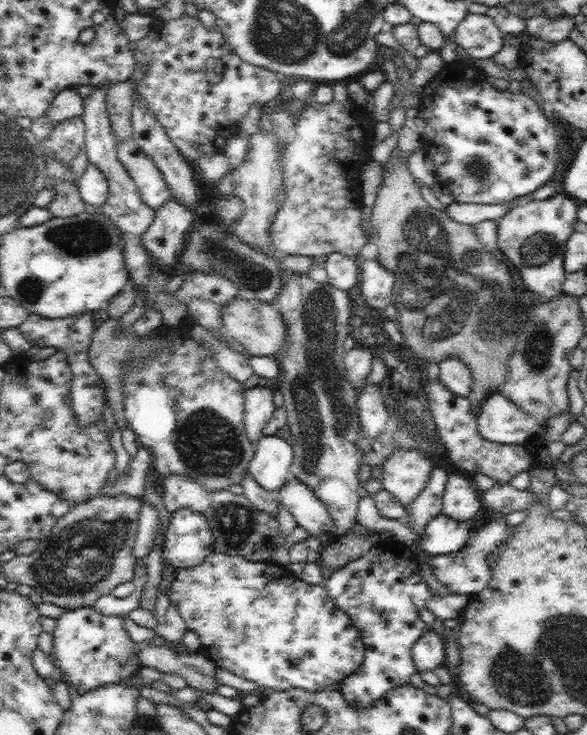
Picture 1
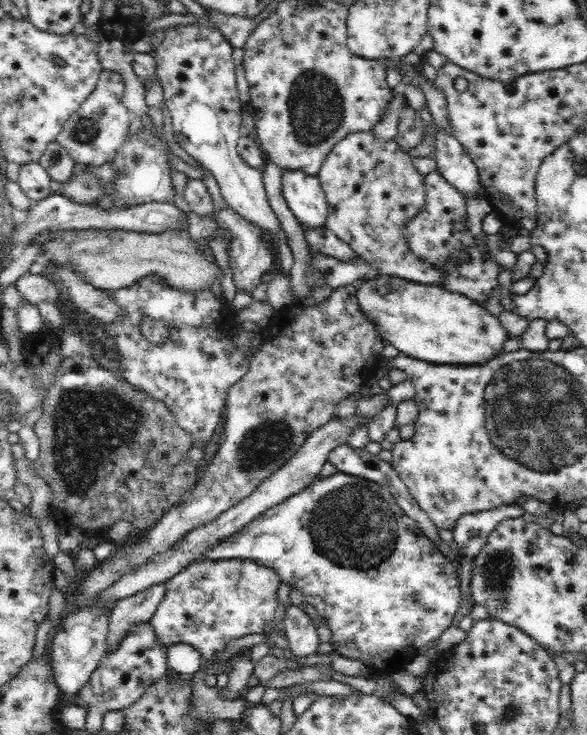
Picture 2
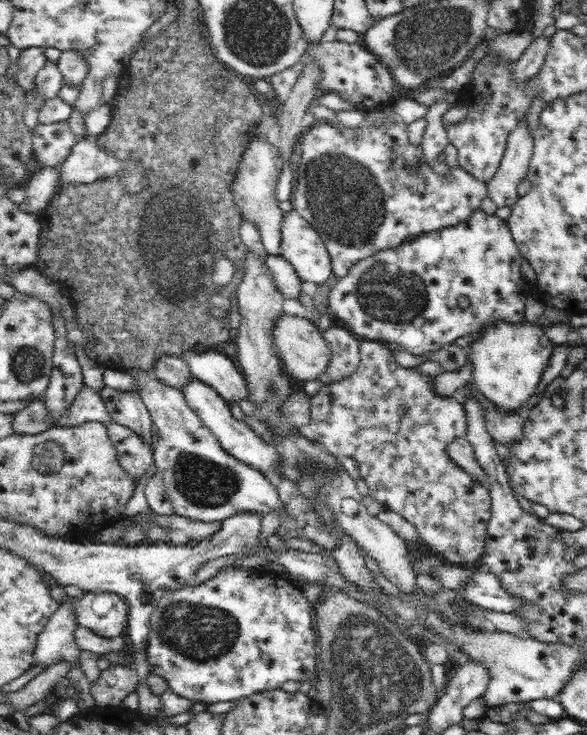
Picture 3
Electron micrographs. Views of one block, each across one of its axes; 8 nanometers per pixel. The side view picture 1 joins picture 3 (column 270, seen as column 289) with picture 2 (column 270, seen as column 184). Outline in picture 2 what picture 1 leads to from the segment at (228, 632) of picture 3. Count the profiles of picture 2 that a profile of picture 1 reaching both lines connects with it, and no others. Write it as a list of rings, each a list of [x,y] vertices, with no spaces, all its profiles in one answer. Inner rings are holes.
[[[198,560],[184,568],[184,572],[180,572],[178,576],[168,580],[164,602],[152,616],[150,626],[154,626],[156,640],[166,648],[172,644],[192,644],[200,652],[204,662],[212,662],[226,650],[230,642],[236,642],[246,634],[262,634],[268,622],[278,624],[280,630],[280,626],[284,624],[284,614],[288,610],[288,606],[282,606],[278,602],[280,584],[282,580],[274,568],[268,568],[254,560]]]

